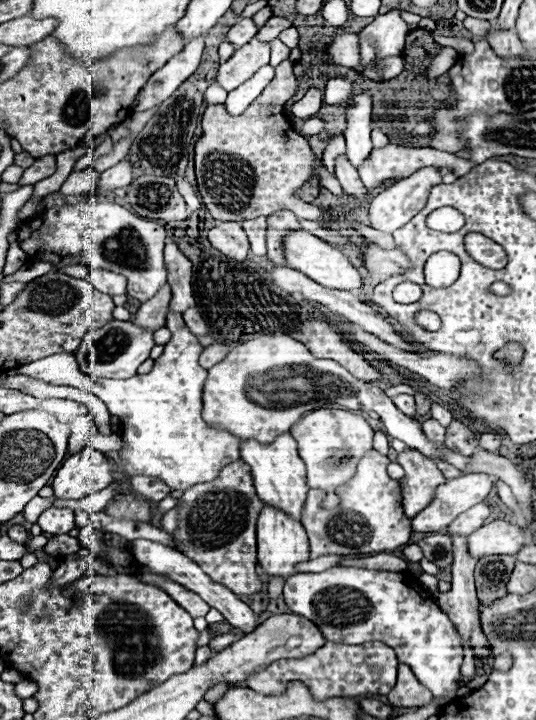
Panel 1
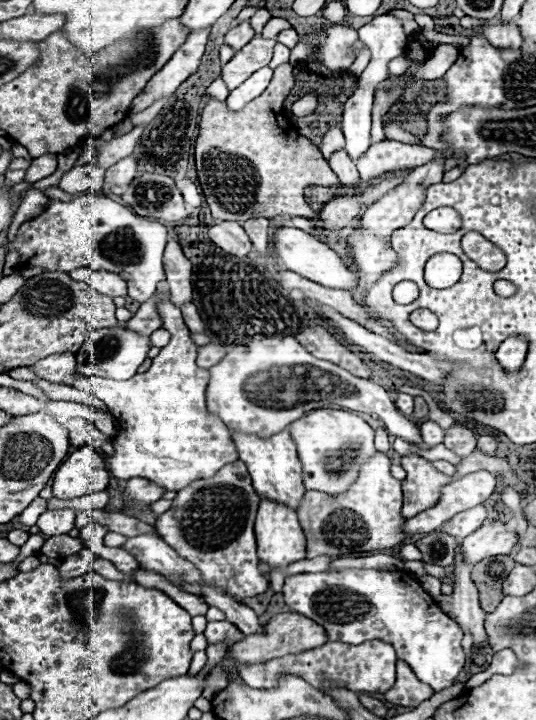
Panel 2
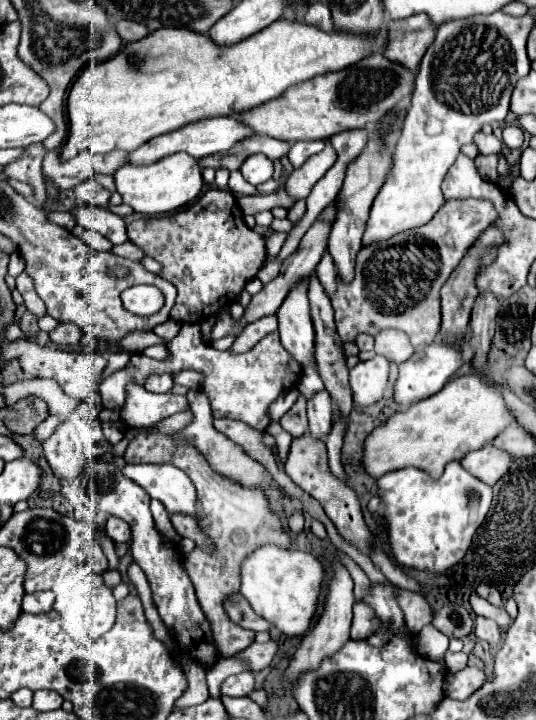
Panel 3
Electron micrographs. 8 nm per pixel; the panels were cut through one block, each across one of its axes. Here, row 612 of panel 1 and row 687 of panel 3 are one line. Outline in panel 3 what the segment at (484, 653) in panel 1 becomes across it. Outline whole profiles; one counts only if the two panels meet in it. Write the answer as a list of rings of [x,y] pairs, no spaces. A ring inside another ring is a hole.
[[[468,666],[462,672],[450,672],[446,676],[446,696],[454,700],[466,700],[486,682],[484,670],[476,666]]]

